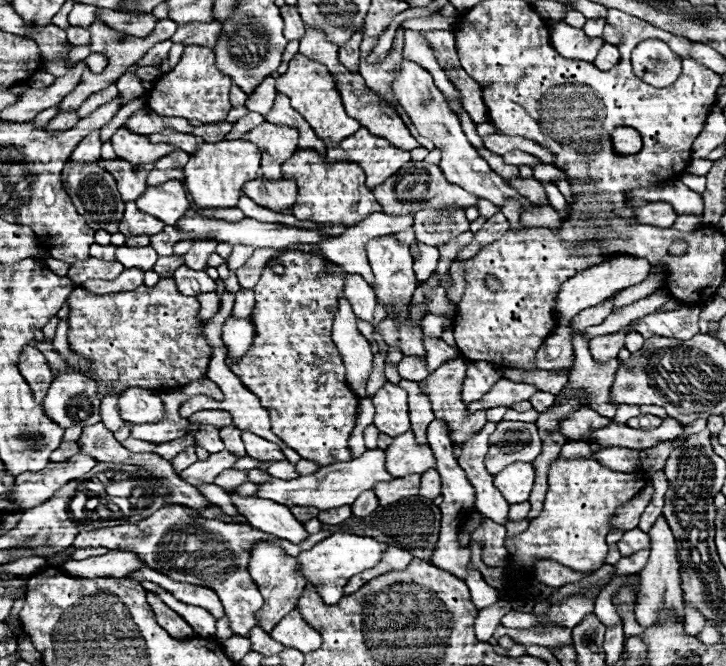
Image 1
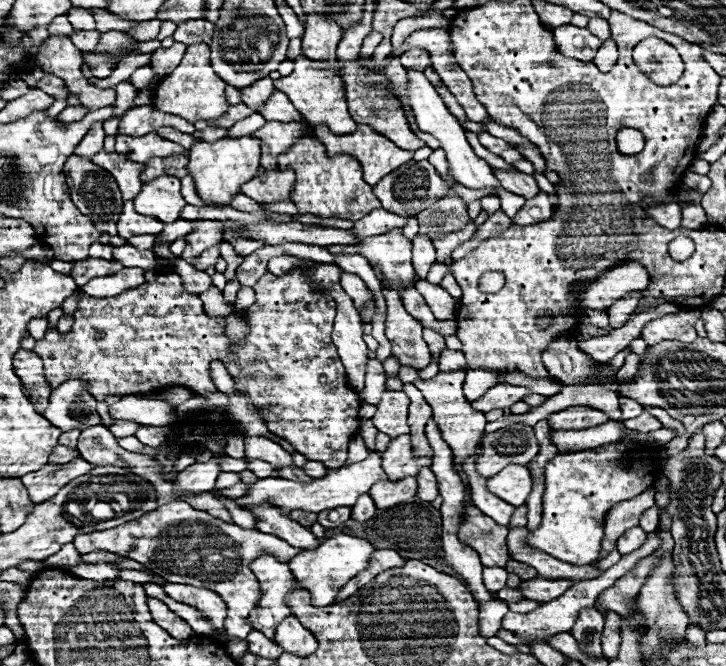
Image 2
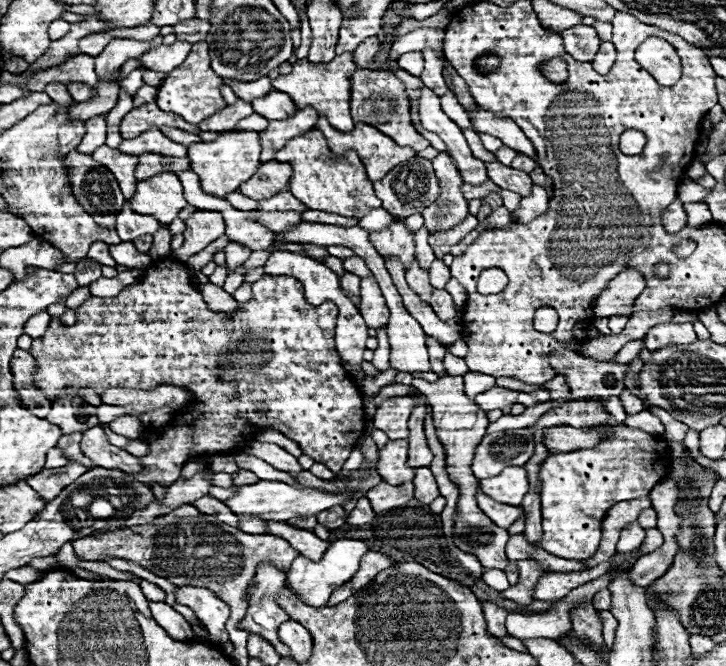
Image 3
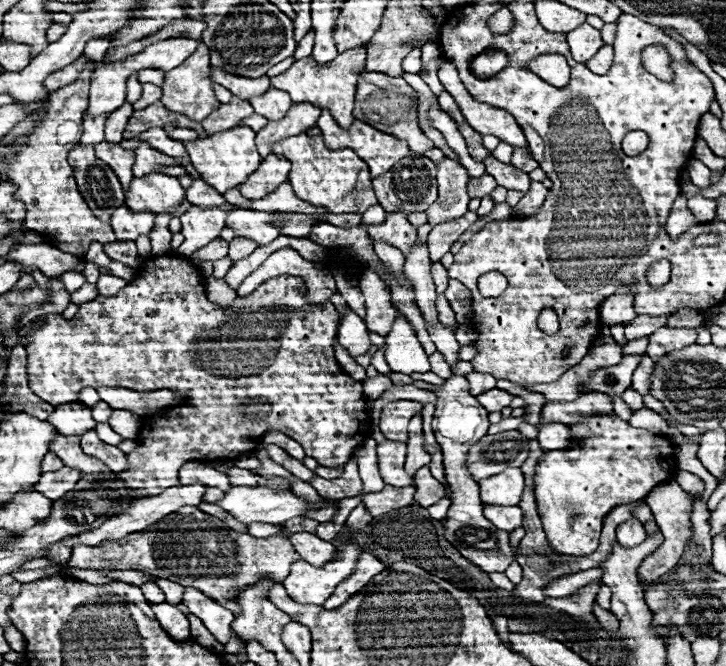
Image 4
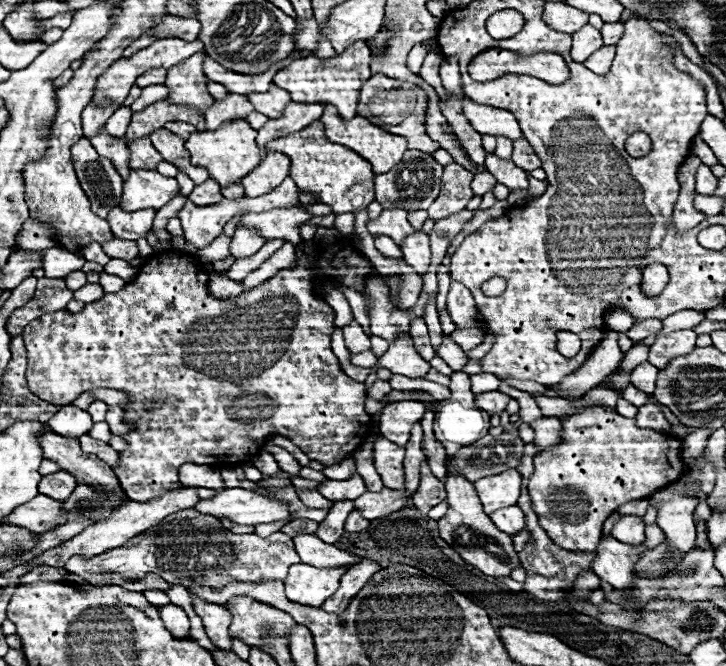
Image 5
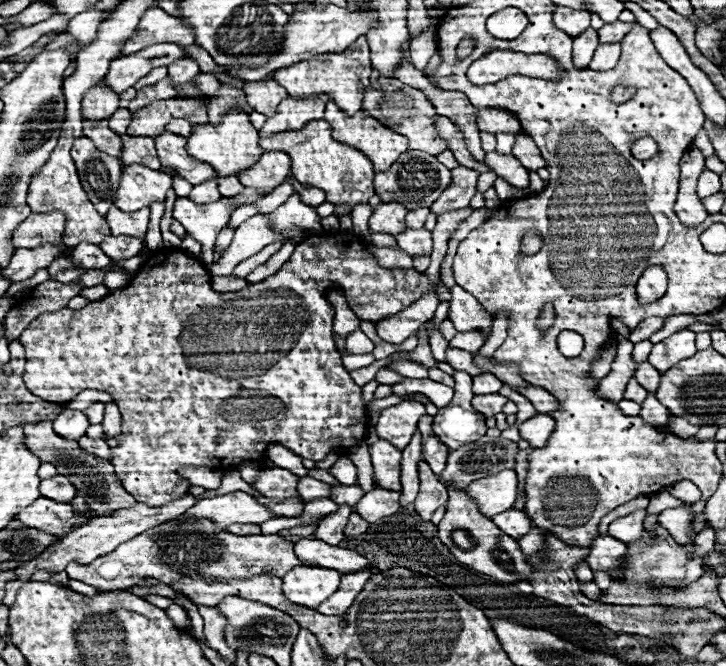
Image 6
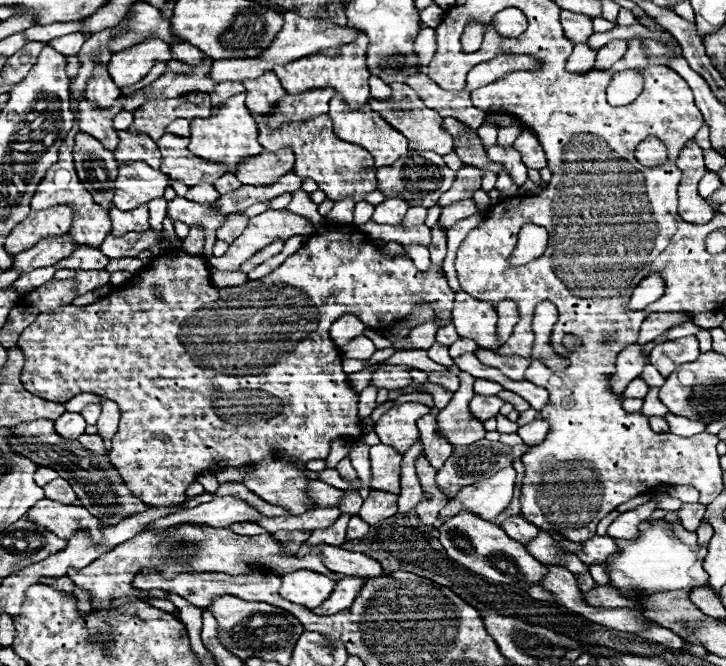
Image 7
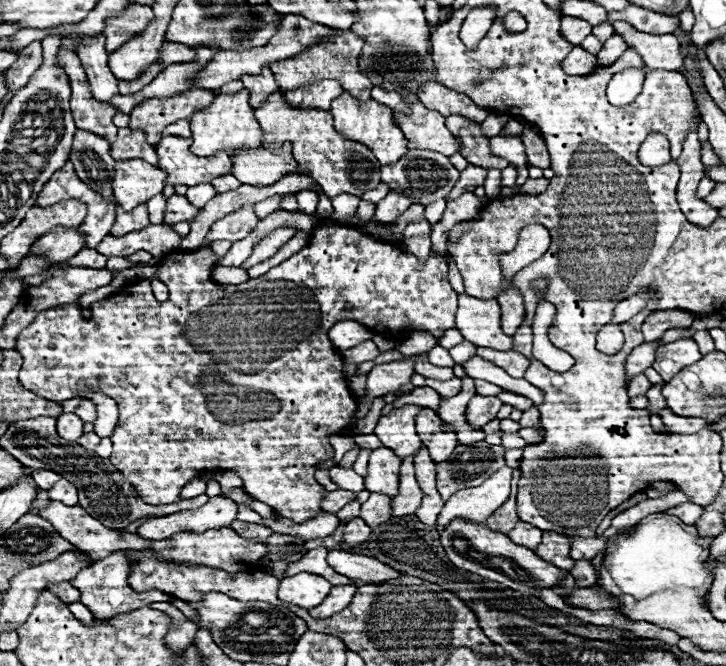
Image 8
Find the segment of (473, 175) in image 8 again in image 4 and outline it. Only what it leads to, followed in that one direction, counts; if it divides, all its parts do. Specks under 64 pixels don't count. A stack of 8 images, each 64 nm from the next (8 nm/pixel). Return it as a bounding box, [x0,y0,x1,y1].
[426,158,468,226]

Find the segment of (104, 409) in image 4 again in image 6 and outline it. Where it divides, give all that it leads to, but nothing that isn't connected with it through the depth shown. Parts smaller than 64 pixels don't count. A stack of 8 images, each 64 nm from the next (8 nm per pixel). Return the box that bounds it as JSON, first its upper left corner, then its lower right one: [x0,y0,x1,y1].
[84,402,104,424]

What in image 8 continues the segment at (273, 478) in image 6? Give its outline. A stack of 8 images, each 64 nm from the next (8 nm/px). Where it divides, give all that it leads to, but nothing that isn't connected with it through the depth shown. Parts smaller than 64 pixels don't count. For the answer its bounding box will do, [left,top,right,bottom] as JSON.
[16,224,456,522]

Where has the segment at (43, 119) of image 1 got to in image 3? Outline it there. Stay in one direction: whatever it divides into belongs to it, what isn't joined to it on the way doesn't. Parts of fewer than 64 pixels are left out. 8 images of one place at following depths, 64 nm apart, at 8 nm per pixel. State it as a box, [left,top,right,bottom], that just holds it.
[45,83,71,107]

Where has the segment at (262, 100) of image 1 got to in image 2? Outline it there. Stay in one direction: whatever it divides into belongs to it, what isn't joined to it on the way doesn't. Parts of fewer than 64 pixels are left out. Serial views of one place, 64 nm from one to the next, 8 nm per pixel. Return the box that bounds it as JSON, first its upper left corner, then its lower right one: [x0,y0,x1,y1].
[242,78,274,112]

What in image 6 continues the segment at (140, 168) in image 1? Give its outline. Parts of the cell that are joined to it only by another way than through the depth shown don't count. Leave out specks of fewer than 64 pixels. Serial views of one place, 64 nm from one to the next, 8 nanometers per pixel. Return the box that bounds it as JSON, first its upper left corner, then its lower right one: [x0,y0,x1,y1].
[84,122,122,160]

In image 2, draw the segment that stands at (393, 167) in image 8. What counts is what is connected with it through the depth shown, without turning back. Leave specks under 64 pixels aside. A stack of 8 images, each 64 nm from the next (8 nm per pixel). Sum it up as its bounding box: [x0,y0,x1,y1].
[374,160,488,216]

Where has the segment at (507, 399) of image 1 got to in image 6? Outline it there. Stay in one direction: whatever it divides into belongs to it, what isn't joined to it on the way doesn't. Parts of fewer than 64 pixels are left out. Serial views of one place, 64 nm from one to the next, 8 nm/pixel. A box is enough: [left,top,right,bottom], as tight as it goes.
[472,394,508,416]

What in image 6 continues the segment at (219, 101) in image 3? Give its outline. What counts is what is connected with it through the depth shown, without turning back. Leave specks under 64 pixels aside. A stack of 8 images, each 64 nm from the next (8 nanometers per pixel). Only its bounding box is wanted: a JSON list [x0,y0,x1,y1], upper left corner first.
[168,58,204,100]

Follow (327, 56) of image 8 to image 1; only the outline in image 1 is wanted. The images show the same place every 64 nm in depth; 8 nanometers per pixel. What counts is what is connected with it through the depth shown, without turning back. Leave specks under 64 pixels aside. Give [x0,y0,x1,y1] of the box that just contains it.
[276,54,360,144]

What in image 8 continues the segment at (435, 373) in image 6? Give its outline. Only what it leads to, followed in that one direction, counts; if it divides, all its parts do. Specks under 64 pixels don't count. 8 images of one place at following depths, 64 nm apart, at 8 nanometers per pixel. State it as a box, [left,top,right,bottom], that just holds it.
[425,376,462,397]

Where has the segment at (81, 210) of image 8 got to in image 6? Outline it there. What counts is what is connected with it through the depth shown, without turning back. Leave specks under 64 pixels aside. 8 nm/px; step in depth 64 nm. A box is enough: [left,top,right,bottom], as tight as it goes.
[12,214,64,248]

